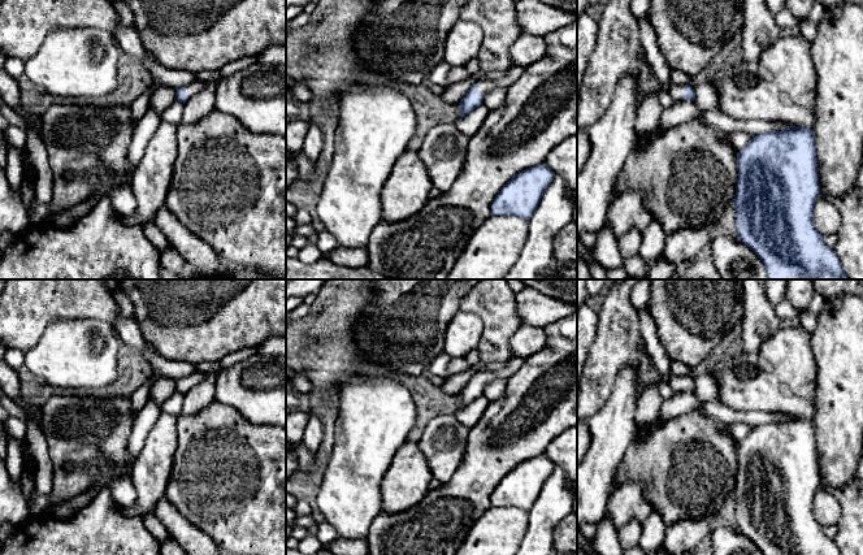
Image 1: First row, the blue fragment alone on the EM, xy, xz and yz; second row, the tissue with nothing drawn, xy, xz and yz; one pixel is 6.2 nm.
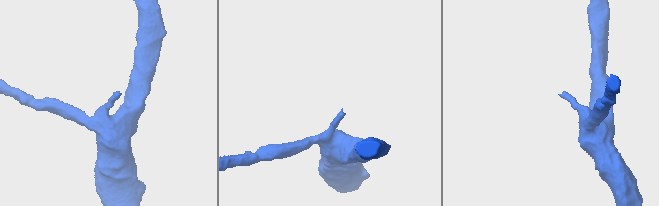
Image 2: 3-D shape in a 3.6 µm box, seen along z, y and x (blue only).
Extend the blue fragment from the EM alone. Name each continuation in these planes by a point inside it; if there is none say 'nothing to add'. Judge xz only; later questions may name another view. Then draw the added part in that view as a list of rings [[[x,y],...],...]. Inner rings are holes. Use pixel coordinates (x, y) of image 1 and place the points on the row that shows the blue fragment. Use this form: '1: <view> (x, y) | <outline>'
1: xz (484, 86) | [[[511,66],[508,69],[508,73],[499,78],[499,79],[482,79],[478,81],[477,84],[477,92],[482,96],[485,96],[490,90],[502,87],[508,88],[524,71],[525,68],[522,66]]]

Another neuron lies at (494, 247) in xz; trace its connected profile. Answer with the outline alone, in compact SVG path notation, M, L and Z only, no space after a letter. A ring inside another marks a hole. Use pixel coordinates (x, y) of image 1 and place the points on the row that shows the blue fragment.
M490 216L468 239L446 279L502 279L528 240L528 221Z

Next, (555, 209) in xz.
M554 173L534 214L528 220L528 240L519 260L502 279L538 279L554 256L554 239L569 222L574 209L565 179Z

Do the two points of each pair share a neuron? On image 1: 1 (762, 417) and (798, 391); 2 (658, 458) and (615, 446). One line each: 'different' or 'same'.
1: different
2: different

